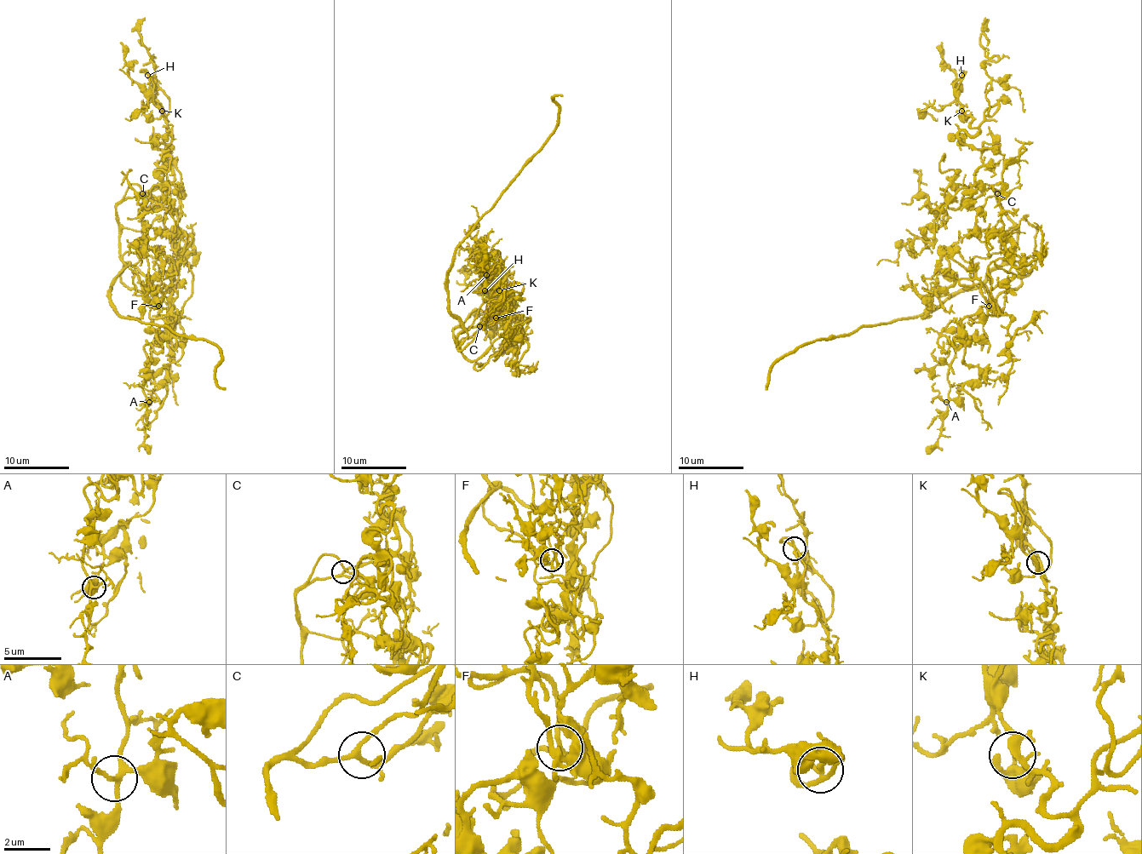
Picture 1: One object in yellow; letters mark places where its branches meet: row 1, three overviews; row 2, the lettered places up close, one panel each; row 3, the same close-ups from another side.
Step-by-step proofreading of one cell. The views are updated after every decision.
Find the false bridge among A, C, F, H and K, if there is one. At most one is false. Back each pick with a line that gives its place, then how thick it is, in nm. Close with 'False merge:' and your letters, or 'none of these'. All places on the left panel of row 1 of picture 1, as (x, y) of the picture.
False merge: none of these

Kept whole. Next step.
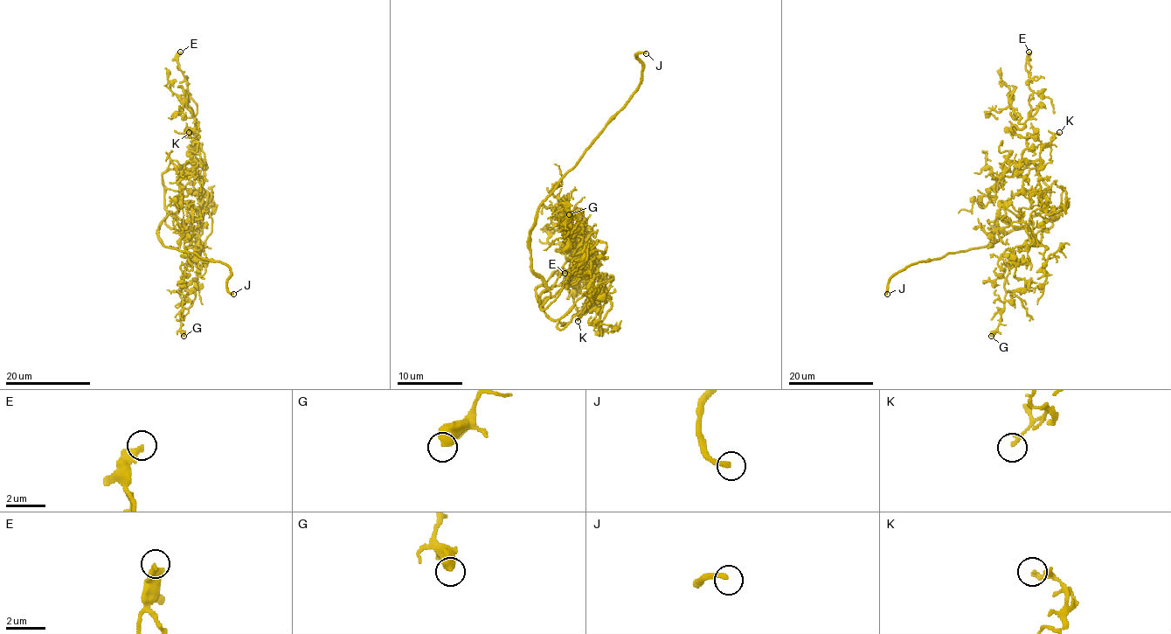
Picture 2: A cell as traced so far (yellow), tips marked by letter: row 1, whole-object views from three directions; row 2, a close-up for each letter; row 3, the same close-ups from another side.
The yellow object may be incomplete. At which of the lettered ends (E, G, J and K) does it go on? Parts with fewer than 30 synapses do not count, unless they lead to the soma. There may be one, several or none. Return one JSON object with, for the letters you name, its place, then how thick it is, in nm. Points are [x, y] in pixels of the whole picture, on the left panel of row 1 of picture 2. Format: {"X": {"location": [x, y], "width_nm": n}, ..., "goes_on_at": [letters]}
{"J": {"location": [233, 294], "width_nm": 280}, "goes_on_at": ["J"]}

